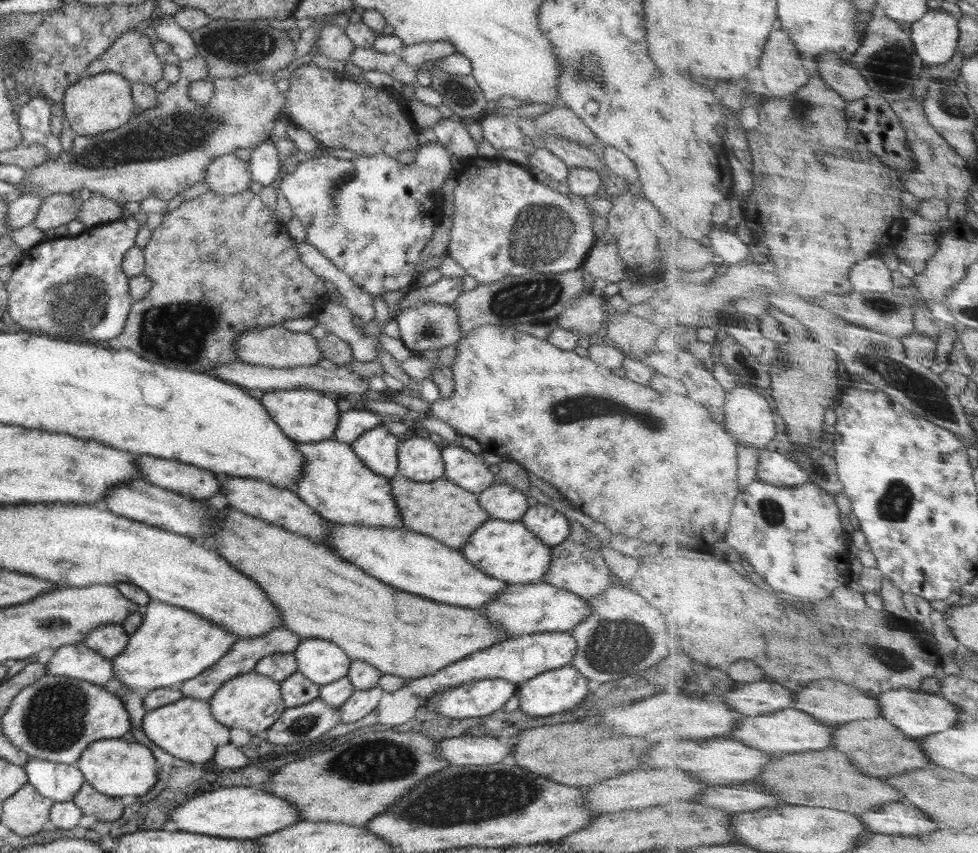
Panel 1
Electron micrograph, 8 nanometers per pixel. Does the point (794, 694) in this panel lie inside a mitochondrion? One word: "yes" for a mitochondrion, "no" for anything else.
no

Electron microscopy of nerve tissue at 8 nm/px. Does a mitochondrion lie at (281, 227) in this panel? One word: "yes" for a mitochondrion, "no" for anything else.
no

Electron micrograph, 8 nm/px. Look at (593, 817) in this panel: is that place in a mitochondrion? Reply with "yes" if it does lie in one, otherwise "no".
no

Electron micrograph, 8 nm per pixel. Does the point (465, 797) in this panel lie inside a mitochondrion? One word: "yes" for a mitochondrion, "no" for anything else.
yes

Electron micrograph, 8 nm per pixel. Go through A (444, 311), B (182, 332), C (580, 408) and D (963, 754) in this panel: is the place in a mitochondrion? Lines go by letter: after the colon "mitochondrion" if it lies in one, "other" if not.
A: other
B: mitochondrion
C: mitochondrion
D: other

